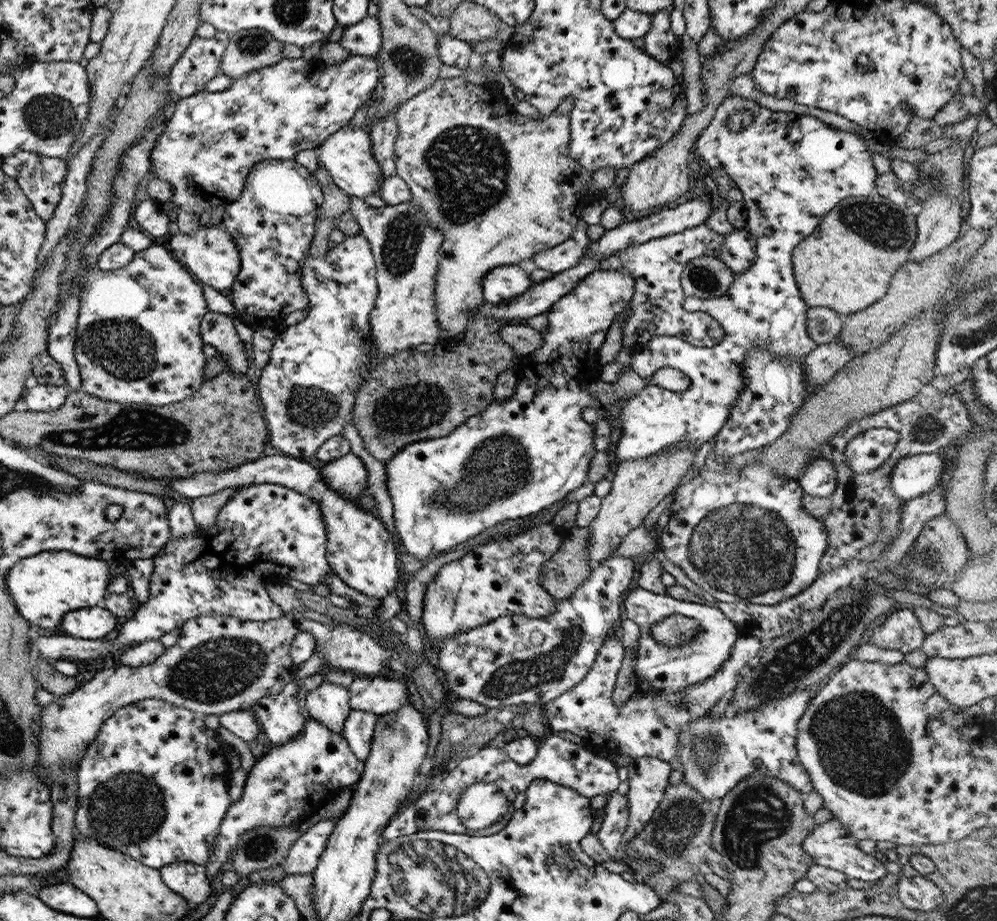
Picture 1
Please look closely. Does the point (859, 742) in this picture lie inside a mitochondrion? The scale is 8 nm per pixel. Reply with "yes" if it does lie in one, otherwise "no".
yes

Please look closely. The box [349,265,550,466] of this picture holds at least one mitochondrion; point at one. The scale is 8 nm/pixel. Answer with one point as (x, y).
(393, 413)

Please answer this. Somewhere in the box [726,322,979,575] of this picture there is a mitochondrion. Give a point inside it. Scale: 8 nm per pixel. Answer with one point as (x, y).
(926, 429)

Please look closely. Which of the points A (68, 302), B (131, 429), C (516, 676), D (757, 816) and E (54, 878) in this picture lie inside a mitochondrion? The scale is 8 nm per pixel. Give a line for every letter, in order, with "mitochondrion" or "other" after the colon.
A: other
B: mitochondrion
C: mitochondrion
D: mitochondrion
E: other

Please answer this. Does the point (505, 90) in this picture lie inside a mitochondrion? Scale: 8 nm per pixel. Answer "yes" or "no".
no

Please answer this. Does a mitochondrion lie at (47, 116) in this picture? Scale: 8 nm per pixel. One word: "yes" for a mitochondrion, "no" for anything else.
yes

